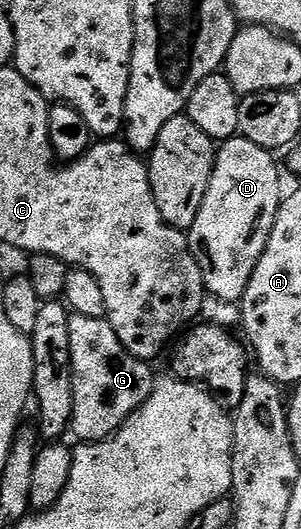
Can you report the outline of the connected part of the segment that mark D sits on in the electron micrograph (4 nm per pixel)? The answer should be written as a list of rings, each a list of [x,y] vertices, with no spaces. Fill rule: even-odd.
[[[240,134],[224,141],[216,149],[216,153],[213,177],[203,198],[203,206],[192,228],[188,229],[187,235],[193,254],[201,263],[202,272],[205,273],[206,293],[210,297],[237,302],[247,290],[251,274],[255,274],[255,266],[259,258],[263,258],[263,250],[271,238],[271,230],[275,226],[277,211],[280,210],[283,199],[281,172],[273,161],[274,153],[270,149],[259,146]]]

